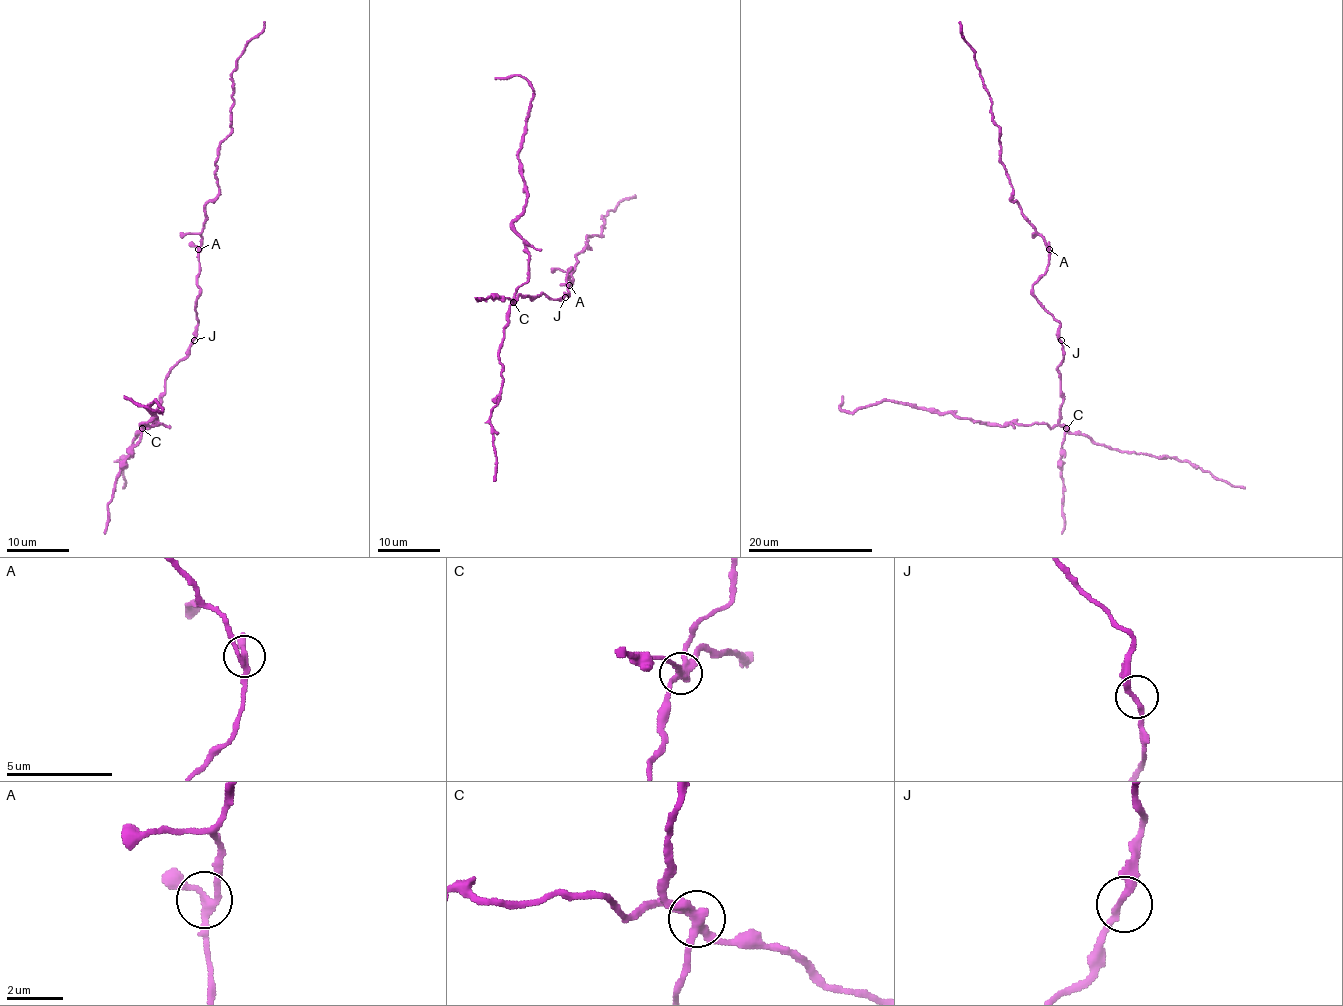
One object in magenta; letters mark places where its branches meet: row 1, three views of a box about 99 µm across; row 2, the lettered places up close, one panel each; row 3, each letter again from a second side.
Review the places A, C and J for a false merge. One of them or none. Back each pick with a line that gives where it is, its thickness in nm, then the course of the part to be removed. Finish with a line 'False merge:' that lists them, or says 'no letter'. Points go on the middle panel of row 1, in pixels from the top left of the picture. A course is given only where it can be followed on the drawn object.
C: at (513, 302); 340 nm thick; foreign part runs (513, 302), (529, 267), (529, 252), (513, 221), (526, 203), (518, 150), (532, 86), (519, 75), (495, 78)
False merge: C

